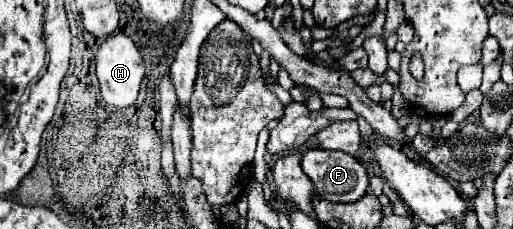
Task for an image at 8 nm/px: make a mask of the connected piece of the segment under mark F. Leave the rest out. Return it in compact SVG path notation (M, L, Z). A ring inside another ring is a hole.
M321 148L307 150L303 154L301 166L303 166L303 172L311 178L315 192L321 198L331 200L331 202L357 202L369 186L369 176L367 176L365 166L355 156L345 154L345 152L335 152L335 150L331 152L331 150L321 150Z

